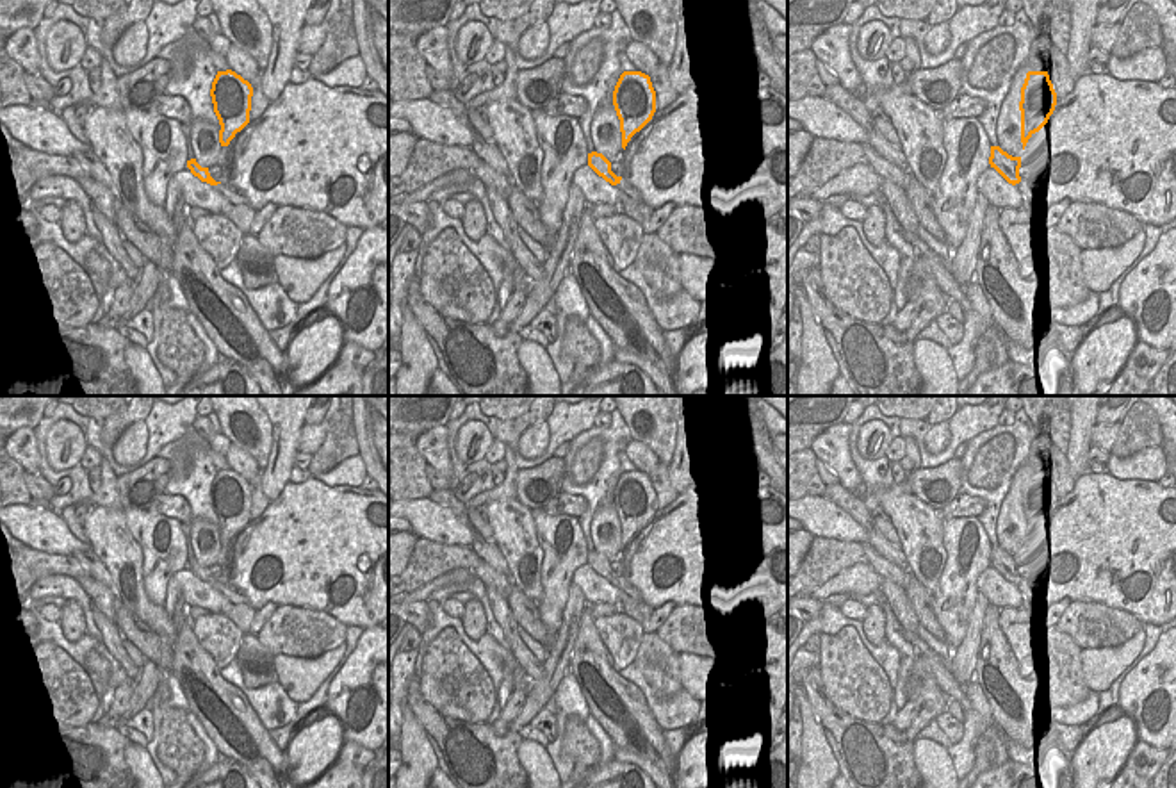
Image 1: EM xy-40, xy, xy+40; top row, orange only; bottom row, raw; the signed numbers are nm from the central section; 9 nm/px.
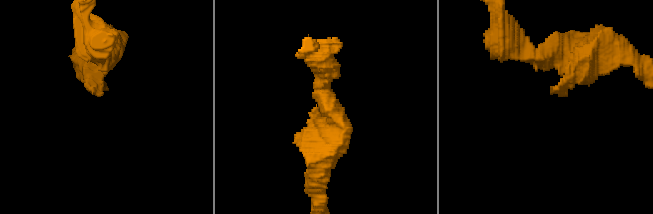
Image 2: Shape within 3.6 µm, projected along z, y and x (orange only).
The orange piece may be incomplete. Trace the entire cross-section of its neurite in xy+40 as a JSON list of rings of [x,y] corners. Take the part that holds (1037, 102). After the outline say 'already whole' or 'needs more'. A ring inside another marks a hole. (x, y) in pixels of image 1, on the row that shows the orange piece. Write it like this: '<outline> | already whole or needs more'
[[[1028,71],[1021,87],[1021,143],[1023,150],[1028,139],[1039,132],[1053,114],[1057,93],[1048,71]]] | already whole

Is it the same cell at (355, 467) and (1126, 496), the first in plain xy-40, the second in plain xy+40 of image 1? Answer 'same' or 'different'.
different

